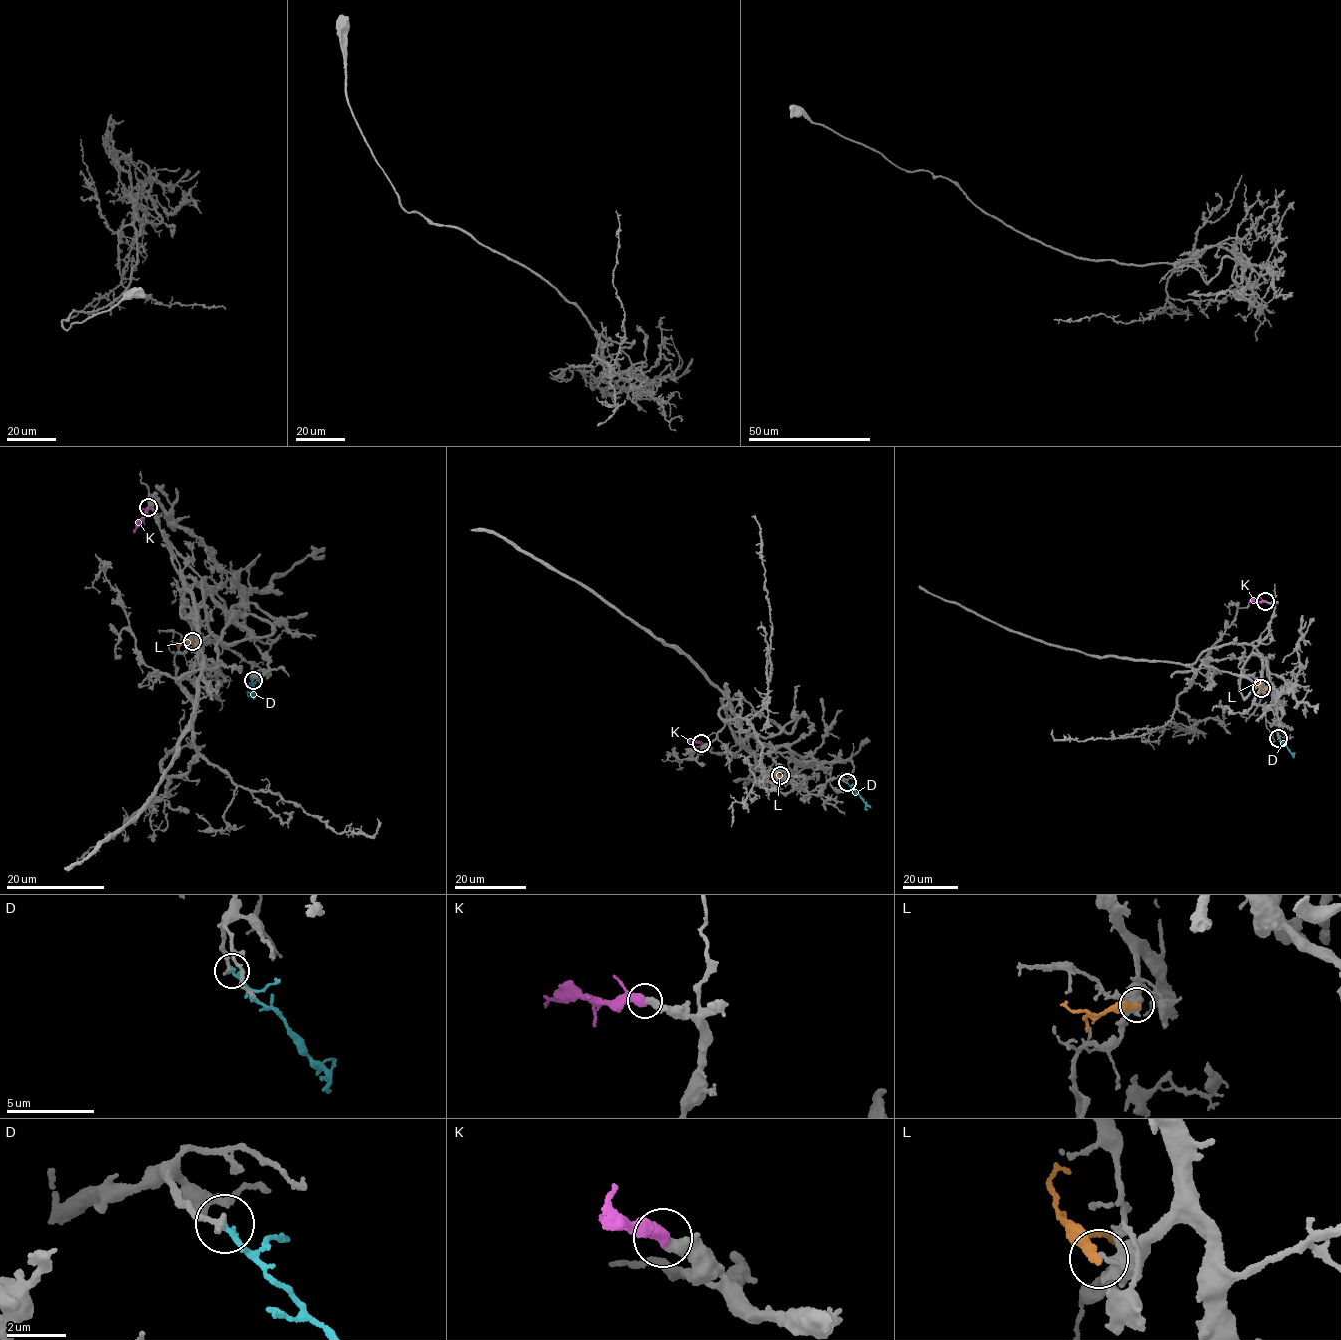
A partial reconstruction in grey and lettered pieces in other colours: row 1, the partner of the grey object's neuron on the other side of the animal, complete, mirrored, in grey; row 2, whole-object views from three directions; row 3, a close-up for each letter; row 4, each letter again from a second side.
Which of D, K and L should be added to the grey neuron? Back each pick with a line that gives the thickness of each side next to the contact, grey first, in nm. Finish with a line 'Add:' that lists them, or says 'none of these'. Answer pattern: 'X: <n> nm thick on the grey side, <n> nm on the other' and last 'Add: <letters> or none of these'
K: 420 nm thick on the grey side, 480 nm on the other
Add: K

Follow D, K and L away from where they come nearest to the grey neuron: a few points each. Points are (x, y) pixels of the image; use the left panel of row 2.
D: (253, 679), (254, 685), (252, 692), (248, 692), (248, 697)
K: (149, 507), (137, 519), (134, 533)
L: (192, 641), (177, 648)

